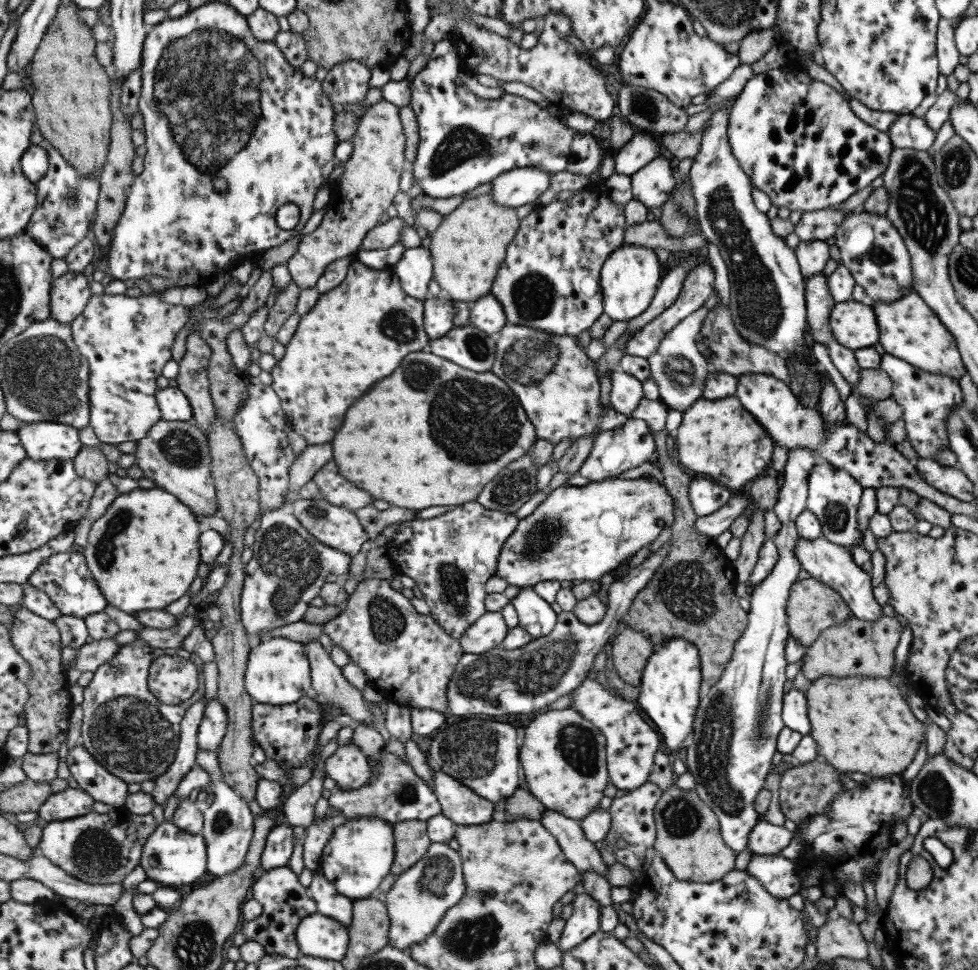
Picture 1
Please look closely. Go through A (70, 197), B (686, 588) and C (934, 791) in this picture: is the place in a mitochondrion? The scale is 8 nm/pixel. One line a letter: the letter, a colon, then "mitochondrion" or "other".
A: mitochondrion
B: mitochondrion
C: mitochondrion

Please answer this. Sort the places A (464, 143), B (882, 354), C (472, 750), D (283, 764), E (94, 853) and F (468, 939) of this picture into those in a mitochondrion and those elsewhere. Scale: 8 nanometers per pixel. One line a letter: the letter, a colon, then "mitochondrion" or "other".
A: mitochondrion
B: other
C: mitochondrion
D: other
E: mitochondrion
F: mitochondrion

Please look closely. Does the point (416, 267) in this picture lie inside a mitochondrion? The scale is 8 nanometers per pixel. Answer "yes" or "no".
no

